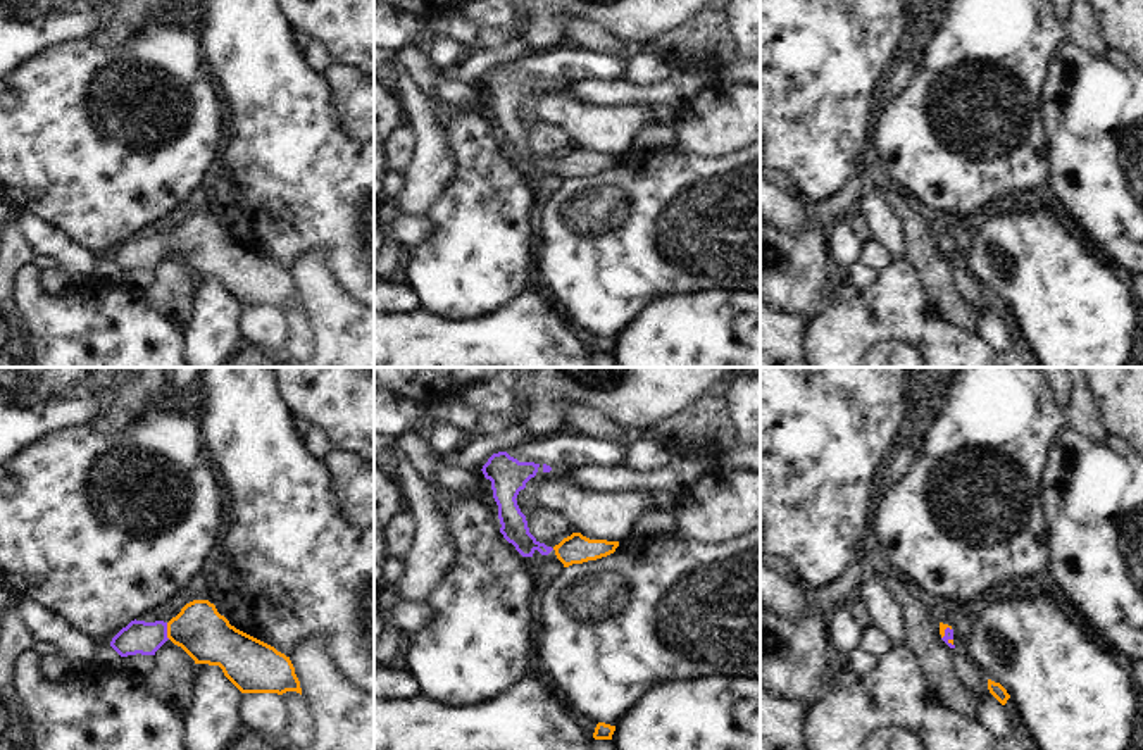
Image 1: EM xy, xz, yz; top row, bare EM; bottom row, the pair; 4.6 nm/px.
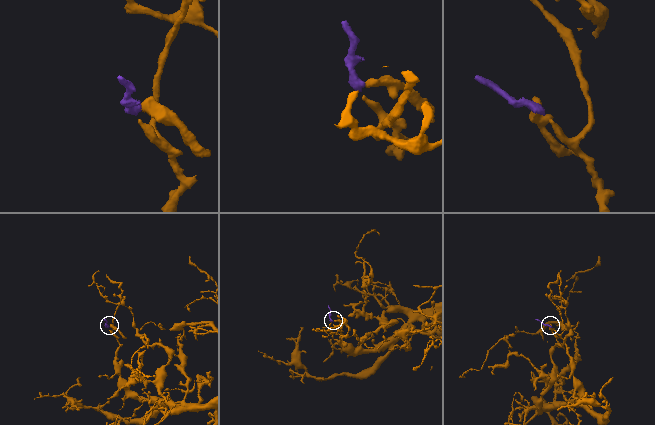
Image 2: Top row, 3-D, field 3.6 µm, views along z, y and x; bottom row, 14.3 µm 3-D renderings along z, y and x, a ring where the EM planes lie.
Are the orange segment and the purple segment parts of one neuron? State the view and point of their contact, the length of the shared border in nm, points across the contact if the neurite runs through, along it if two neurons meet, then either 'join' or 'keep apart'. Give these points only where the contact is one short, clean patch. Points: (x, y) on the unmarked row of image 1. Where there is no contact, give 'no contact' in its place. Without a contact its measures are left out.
xy (168, 245) | 80 nm | across xy (207, 250), (200, 245), (168, 245), (138, 250) | join

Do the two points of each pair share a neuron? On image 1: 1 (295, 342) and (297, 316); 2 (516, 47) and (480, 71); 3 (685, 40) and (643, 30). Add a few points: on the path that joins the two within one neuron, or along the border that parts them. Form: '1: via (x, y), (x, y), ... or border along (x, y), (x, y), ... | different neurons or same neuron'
1: via (297, 335), (297, 323) | same neuron
2: via (507, 52), (488, 62) | same neuron
3: border along (692, 18), (662, 35) | different neurons

